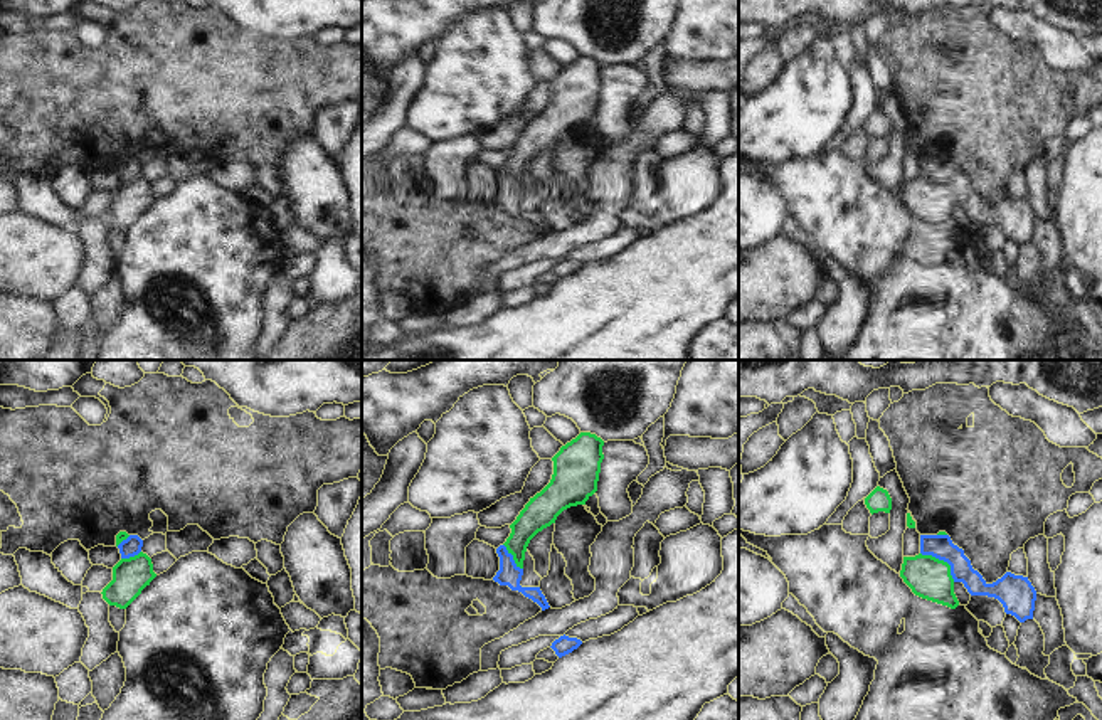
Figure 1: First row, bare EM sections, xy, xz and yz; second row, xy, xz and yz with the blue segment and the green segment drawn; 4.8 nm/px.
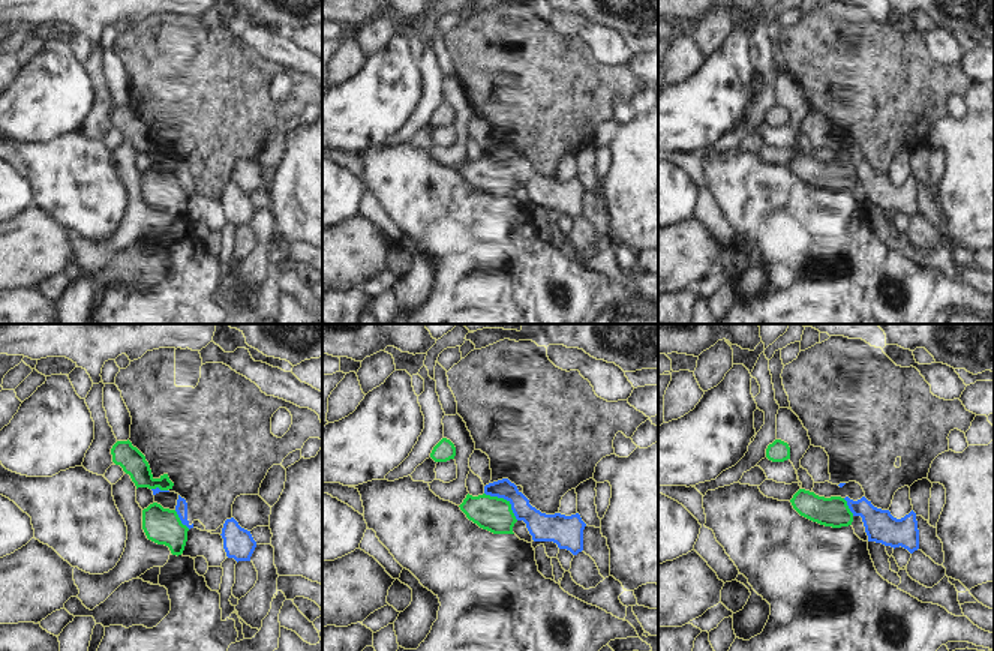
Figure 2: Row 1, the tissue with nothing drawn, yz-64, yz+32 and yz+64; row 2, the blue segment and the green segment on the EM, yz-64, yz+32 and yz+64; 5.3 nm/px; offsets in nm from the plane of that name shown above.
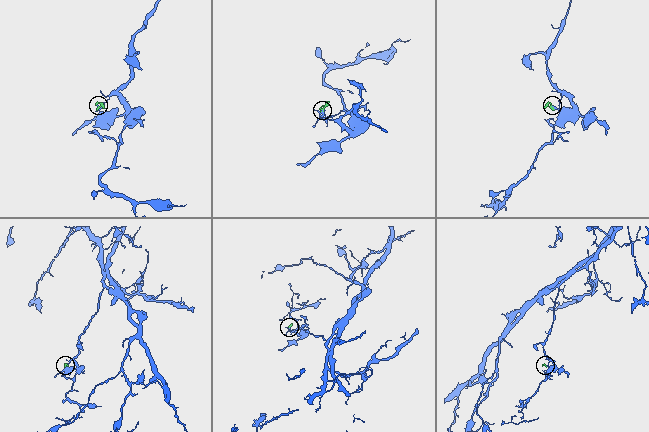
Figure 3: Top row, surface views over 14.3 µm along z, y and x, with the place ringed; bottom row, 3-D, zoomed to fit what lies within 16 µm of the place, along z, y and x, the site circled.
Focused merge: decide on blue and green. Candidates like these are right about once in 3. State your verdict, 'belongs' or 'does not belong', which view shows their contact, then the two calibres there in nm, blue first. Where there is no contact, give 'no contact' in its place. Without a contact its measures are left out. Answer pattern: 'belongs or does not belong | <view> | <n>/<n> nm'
does not belong | yz | 120/200 nm

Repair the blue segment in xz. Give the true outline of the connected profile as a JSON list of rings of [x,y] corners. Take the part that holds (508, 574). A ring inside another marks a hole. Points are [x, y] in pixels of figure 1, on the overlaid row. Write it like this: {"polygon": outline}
{"polygon": [[[500,545],[496,548],[496,553],[500,557],[500,570],[496,572],[493,580],[498,582],[500,585],[508,585],[511,590],[522,592],[525,597],[537,602],[542,607],[542,611],[548,609],[550,606],[545,596],[542,594],[540,587],[522,587],[520,585],[523,569],[520,569],[515,564],[513,555],[506,550],[506,547]]]}

